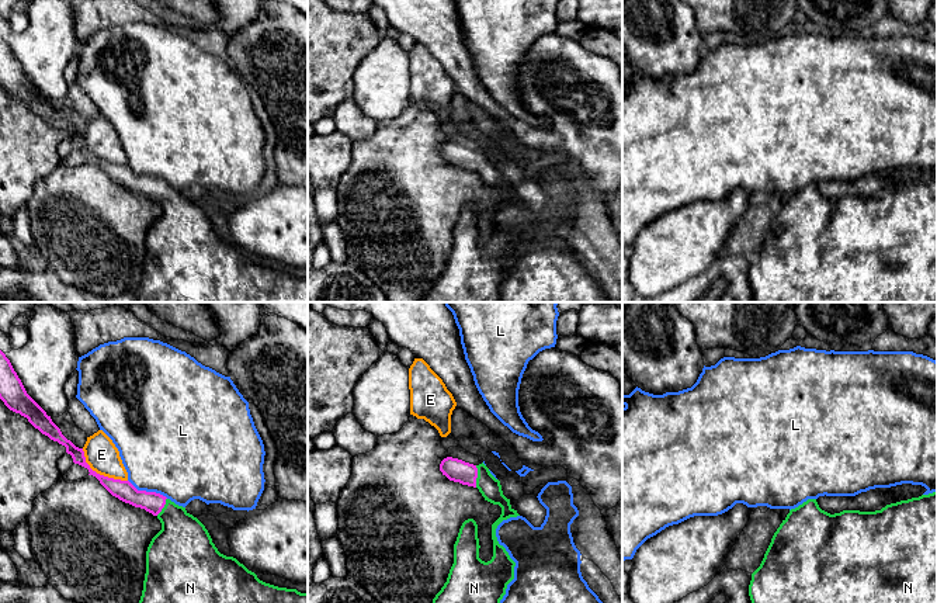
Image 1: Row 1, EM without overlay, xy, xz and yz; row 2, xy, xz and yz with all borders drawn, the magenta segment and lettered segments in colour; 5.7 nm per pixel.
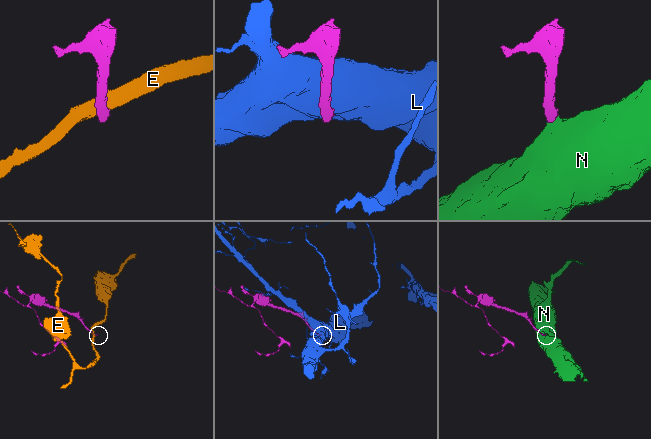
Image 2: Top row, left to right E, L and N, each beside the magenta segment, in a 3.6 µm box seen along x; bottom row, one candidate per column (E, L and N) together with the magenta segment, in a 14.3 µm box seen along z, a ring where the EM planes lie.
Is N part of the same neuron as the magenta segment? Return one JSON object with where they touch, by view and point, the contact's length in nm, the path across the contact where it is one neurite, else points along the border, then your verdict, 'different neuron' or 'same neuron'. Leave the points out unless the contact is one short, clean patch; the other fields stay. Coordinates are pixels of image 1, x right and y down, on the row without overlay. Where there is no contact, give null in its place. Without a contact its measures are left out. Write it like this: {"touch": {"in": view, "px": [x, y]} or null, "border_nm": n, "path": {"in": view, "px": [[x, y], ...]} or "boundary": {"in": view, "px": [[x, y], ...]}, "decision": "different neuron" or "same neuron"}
{"touch": {"in": "xz", "px": [476, 162]}, "border_nm": 130, "path": {"in": "xz", "px": [[455, 155], [476, 162], [489, 172]]}, "decision": "same neuron"}

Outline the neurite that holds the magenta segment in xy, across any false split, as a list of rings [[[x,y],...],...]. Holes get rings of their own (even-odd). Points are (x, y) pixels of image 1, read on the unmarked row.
[[[0,35],[0,84],[4,90],[51,125],[66,132],[73,148],[89,155],[100,169],[119,186],[145,194],[162,208],[146,236],[146,259],[138,302],[308,302],[308,278],[266,268],[233,242],[218,236],[205,211],[185,193],[156,177],[138,176],[129,166],[97,159],[86,148],[83,134],[67,125],[51,101],[27,79],[10,45]]]

